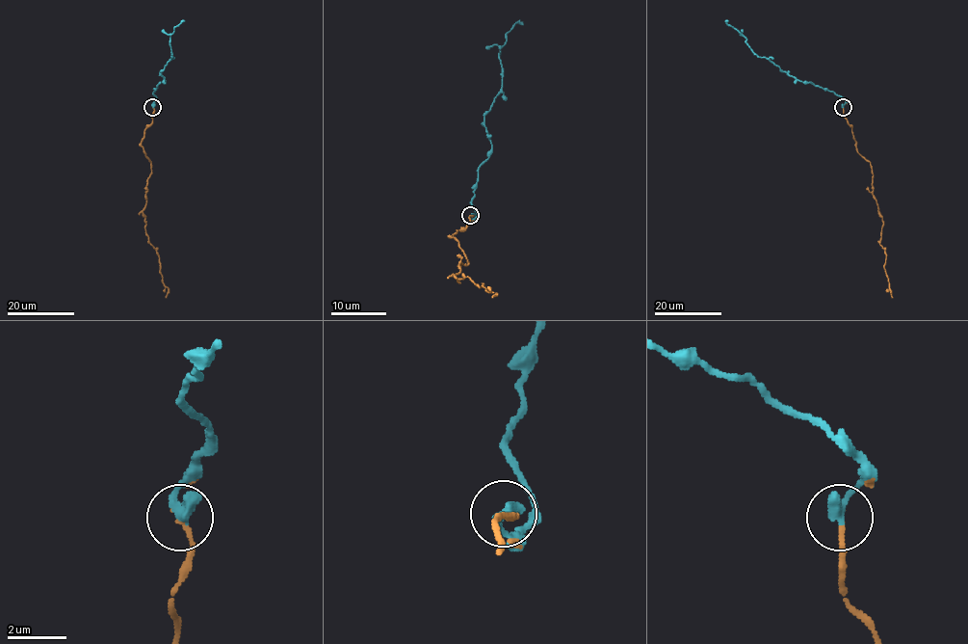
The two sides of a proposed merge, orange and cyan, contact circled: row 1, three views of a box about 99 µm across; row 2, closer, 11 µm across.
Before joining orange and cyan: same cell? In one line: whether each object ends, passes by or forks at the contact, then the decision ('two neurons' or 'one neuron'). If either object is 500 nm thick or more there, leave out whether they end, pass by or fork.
orange ends there; cyan ends there; one neuron

